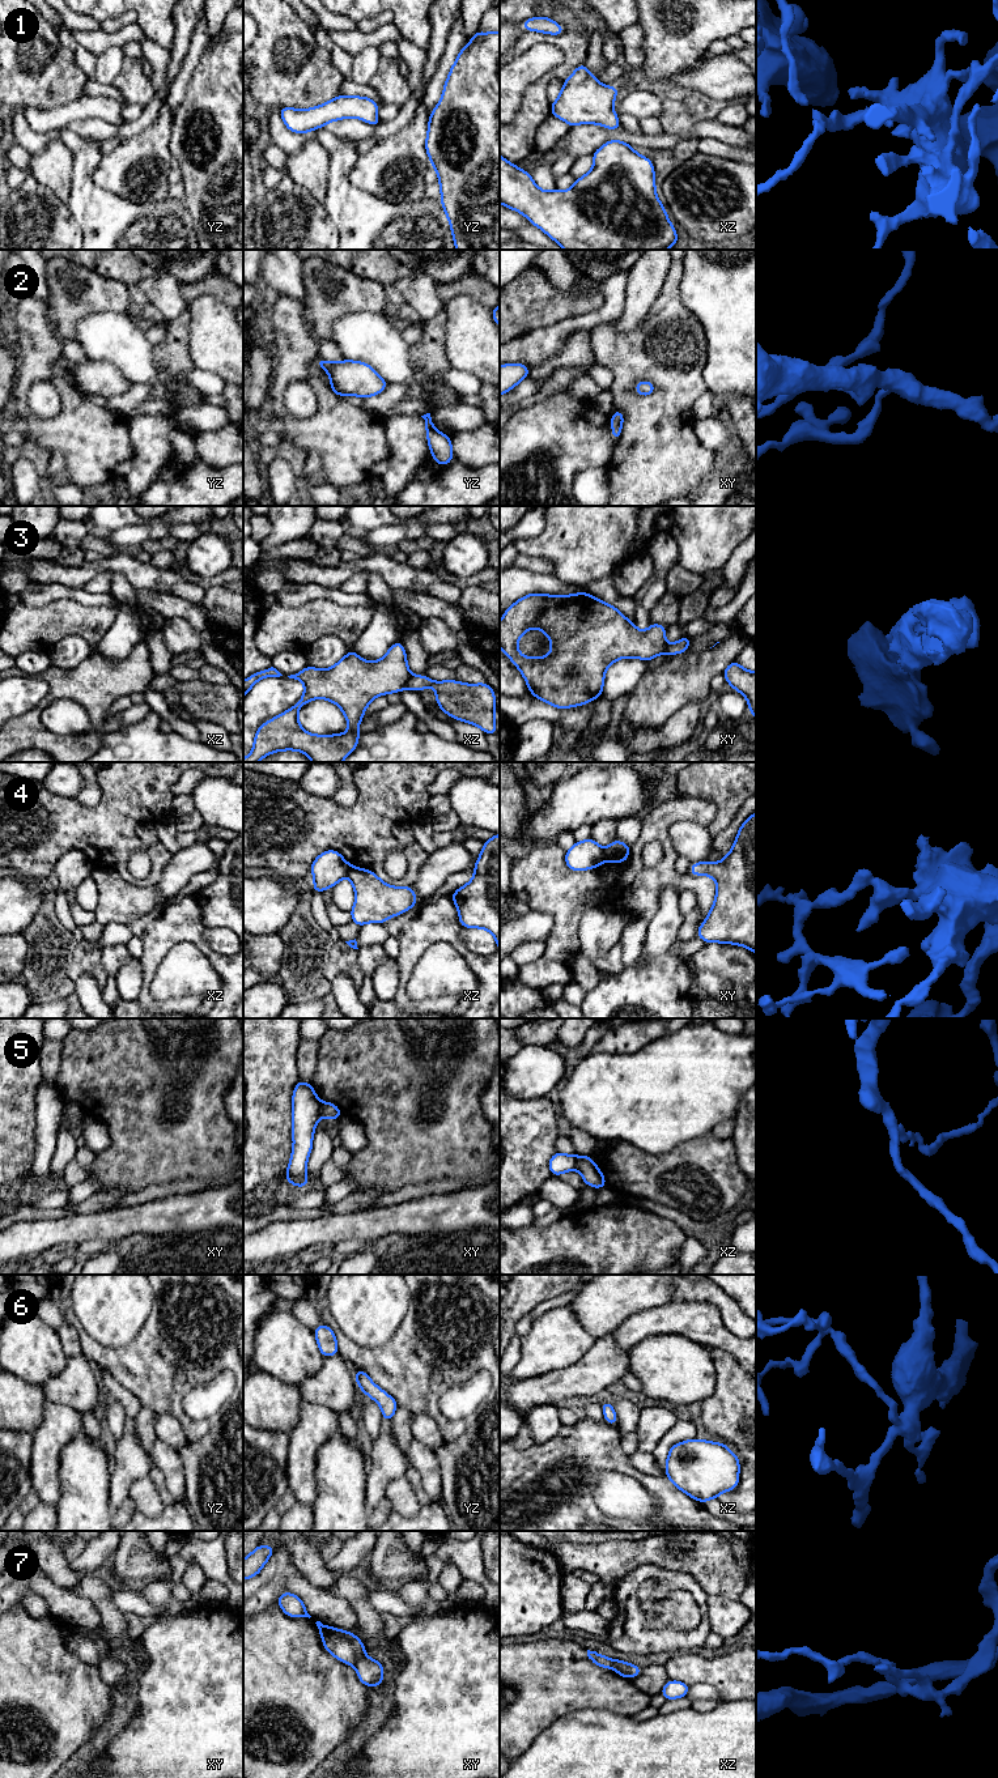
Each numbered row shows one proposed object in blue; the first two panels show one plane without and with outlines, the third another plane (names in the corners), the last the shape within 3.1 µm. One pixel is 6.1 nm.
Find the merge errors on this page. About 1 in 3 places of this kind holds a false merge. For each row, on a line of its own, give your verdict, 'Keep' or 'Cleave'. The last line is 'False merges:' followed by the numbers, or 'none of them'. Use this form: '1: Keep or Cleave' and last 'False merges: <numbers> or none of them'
1: Keep
2: Keep
3: Cleave
4: Cleave
5: Cleave
6: Keep
7: Cleave
False merges: 3, 4, 5, 7

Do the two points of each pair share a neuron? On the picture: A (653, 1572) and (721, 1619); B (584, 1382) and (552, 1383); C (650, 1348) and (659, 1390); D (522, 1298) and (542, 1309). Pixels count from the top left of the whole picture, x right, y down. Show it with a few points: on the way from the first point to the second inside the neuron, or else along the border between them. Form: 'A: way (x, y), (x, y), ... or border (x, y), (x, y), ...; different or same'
A: border (706, 1596), (706, 1619), (712, 1630); different
B: way (576, 1382), (560, 1383); same
C: way (657, 1358), (659, 1361), (659, 1379); same
D: border (563, 1293), (539, 1302), (530, 1311); different

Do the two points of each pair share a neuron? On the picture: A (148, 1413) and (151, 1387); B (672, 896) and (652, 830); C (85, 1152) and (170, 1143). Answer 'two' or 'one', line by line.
A: two
B: two
C: two

